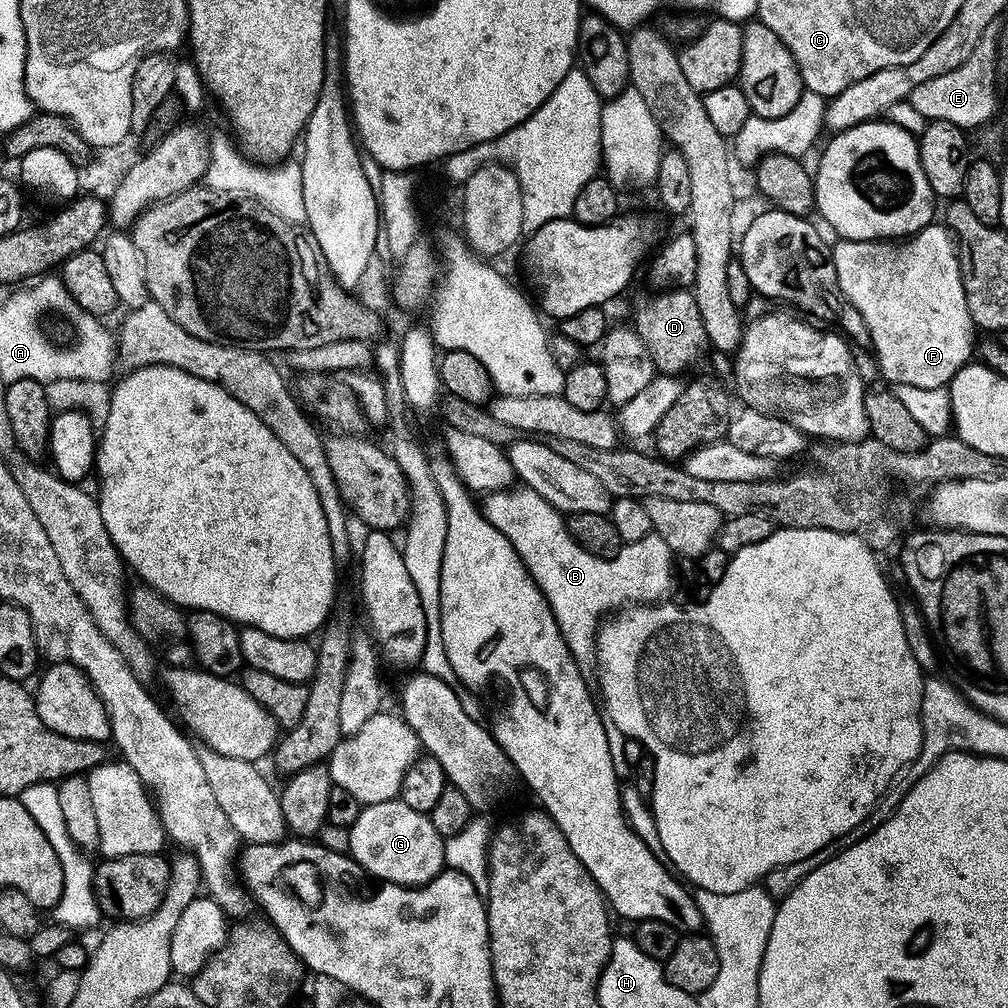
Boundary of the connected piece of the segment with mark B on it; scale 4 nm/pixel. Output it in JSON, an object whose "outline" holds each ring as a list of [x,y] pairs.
{"outline":[[[513,486],[510,488],[505,488],[503,492],[487,493],[487,495],[483,497],[483,500],[482,511],[485,519],[491,522],[502,534],[506,534],[506,538],[510,542],[510,546],[514,546],[514,550],[520,555],[520,560],[526,566],[526,570],[534,578],[536,585],[538,585],[542,590],[542,594],[546,598],[546,602],[554,614],[554,618],[558,622],[558,630],[562,634],[562,638],[566,642],[566,646],[570,650],[570,654],[576,659],[576,663],[581,666],[587,666],[587,664],[591,665],[593,661],[595,661],[596,633],[605,617],[607,617],[609,614],[615,613],[617,610],[623,609],[628,605],[635,606],[637,604],[650,604],[653,602],[663,601],[665,597],[667,597],[664,595],[666,595],[667,592],[672,588],[672,580],[674,584],[674,555],[670,546],[668,546],[660,536],[649,534],[642,538],[638,538],[637,541],[632,543],[625,543],[623,547],[621,547],[620,553],[618,553],[617,556],[611,556],[611,558],[607,560],[606,558],[595,556],[594,554],[590,554],[588,551],[586,551],[585,548],[570,534],[567,519],[565,519],[562,513],[554,506],[550,506],[550,502],[546,502],[532,488]]]}

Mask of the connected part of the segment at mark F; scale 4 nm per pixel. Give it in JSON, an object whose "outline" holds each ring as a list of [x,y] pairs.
{"outline":[[[933,222],[920,232],[915,233],[911,238],[905,239],[903,242],[885,242],[882,240],[846,240],[837,239],[831,245],[832,261],[836,267],[838,274],[838,282],[840,283],[840,295],[844,297],[848,303],[853,304],[858,310],[858,314],[862,314],[862,318],[868,327],[868,339],[870,341],[871,351],[876,357],[876,365],[880,368],[881,377],[886,381],[893,380],[893,385],[907,386],[910,388],[944,388],[951,384],[954,374],[958,374],[958,370],[969,363],[974,356],[974,340],[972,344],[972,332],[974,333],[974,325],[972,315],[966,306],[966,294],[962,286],[962,274],[960,273],[960,257],[958,249],[954,243],[954,237],[943,223]]]}

